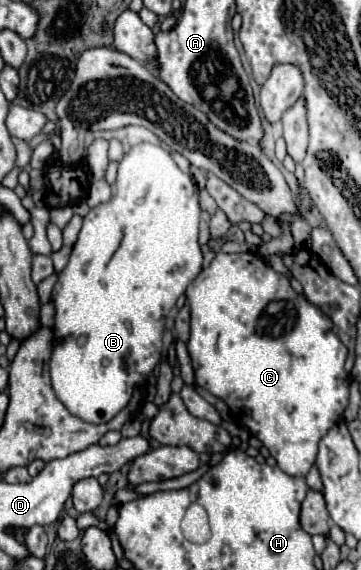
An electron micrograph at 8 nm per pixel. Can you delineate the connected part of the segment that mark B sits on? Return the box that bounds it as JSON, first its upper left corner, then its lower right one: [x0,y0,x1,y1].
[50,142,202,424]

